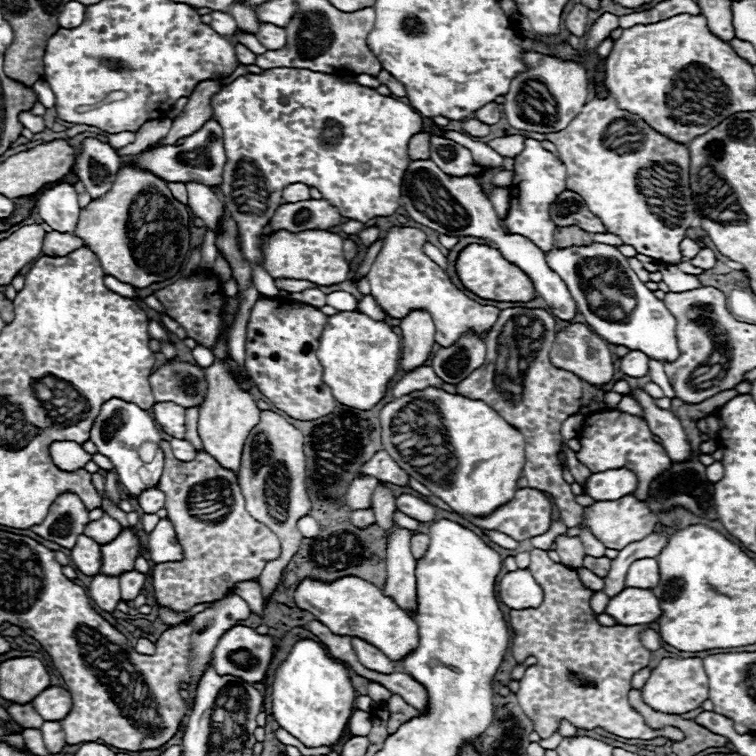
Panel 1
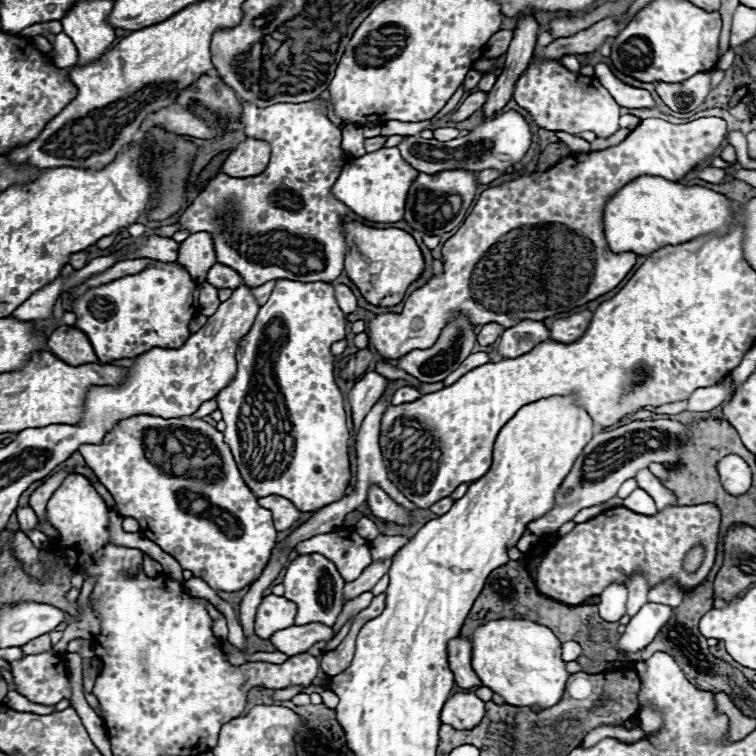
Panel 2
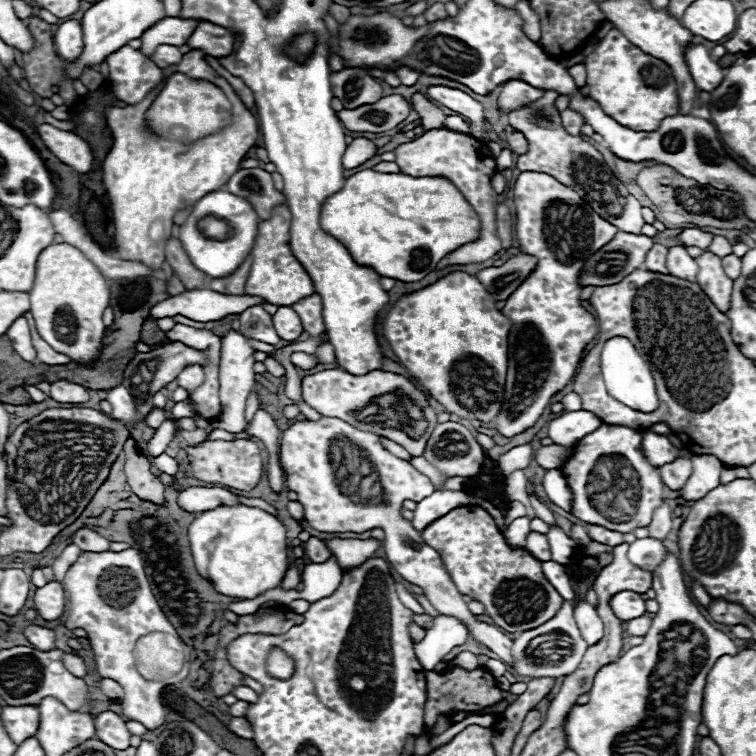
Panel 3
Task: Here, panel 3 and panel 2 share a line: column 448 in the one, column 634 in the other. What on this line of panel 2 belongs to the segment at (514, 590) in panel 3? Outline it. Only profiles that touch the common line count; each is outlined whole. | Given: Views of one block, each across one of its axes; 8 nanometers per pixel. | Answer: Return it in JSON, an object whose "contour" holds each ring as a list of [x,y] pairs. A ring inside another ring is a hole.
{"contour":[[[714,504],[666,506],[654,516],[636,514],[624,506],[610,508],[588,522],[576,524],[574,530],[546,552],[536,572],[538,592],[562,604],[578,606],[586,598],[598,596],[610,584],[624,584],[624,580],[636,572],[648,580],[650,588],[674,580],[682,590],[692,590],[708,578],[714,566],[718,528],[720,510]],[[696,544],[704,544],[706,556],[698,572],[686,574],[682,570],[682,560]]]}

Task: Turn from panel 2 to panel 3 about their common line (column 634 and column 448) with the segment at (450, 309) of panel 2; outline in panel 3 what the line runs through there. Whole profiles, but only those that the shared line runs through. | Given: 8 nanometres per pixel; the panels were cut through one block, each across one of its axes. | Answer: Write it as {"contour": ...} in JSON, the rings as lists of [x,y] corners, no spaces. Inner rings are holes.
{"contour":[[[434,128],[428,130],[424,136],[420,136],[414,142],[402,144],[394,150],[396,154],[396,164],[400,166],[400,172],[406,172],[410,176],[444,176],[448,178],[472,204],[476,214],[482,220],[482,230],[480,238],[476,242],[460,246],[456,252],[450,252],[438,266],[444,264],[470,264],[470,262],[484,262],[498,254],[500,238],[496,234],[496,206],[498,206],[498,194],[492,188],[492,176],[496,174],[496,162],[490,156],[492,152],[488,146],[474,136],[454,132],[450,128]]]}

